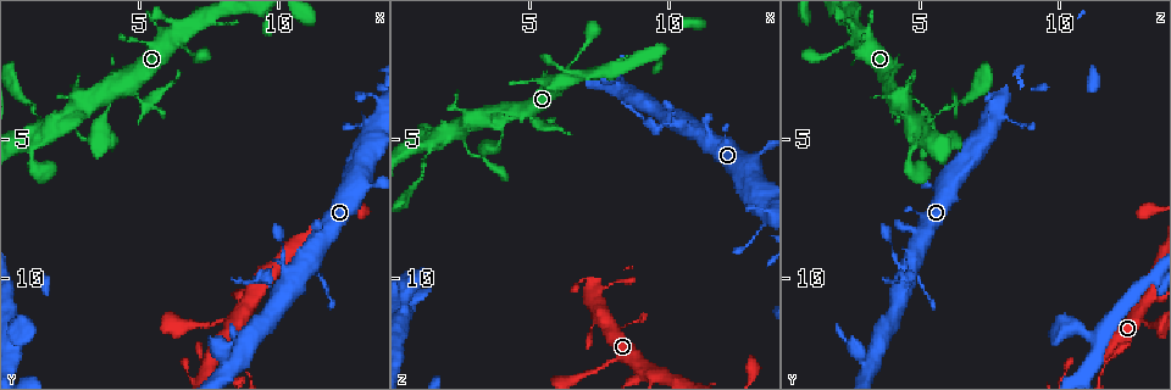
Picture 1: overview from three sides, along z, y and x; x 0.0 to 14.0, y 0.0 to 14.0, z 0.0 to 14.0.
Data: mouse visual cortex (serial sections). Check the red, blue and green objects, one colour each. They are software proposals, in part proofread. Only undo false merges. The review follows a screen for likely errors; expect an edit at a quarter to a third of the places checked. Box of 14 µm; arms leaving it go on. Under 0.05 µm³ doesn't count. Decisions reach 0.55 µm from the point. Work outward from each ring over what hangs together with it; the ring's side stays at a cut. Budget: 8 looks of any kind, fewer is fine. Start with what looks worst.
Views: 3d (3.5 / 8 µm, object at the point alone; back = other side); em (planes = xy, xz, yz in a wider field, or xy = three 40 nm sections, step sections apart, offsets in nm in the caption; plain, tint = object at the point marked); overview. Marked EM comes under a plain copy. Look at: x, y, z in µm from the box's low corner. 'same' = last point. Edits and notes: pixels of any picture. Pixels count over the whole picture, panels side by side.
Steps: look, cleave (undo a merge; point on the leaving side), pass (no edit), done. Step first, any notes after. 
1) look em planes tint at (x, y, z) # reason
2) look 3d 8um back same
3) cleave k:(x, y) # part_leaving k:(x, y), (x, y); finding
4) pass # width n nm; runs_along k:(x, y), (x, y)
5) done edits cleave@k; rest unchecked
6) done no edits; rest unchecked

look 3d 3.5um at (5.1, 3.5, 4.3) # sharp bend

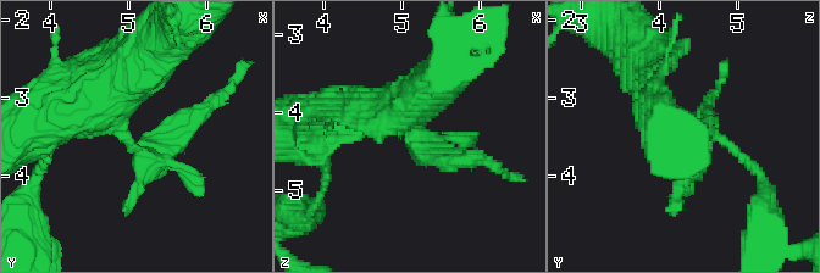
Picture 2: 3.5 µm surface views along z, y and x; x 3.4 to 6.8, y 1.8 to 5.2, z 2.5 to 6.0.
look em xy step 2 tint at (5.05, 3.65, 4.20) # need the tissue

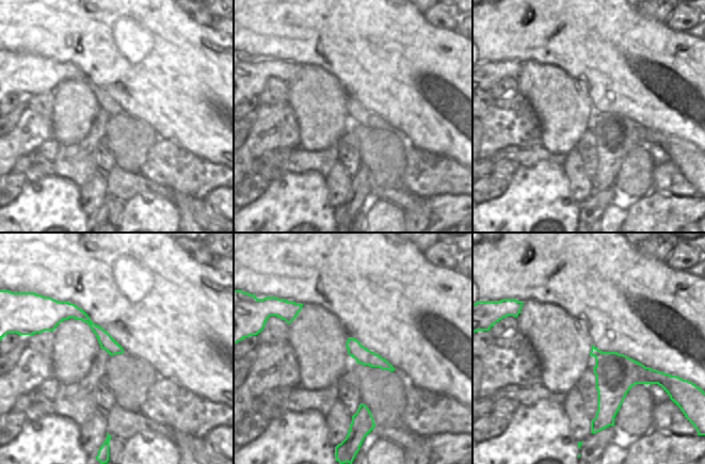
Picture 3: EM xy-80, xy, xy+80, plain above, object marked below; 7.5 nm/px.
cleave 2:(155, 134) # part_leaving 2:(126, 138), (144, 157), (209, 105); two cells meet here

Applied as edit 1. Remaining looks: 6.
look 3d 3.5um at (8.2, 12.7, 11.7) # abrupt turn

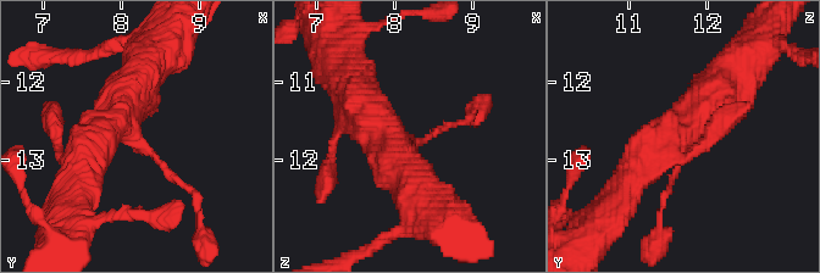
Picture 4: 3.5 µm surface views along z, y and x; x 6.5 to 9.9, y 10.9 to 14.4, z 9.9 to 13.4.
look em planes tint at (8.15, 12.70, 11.80) # now the EM

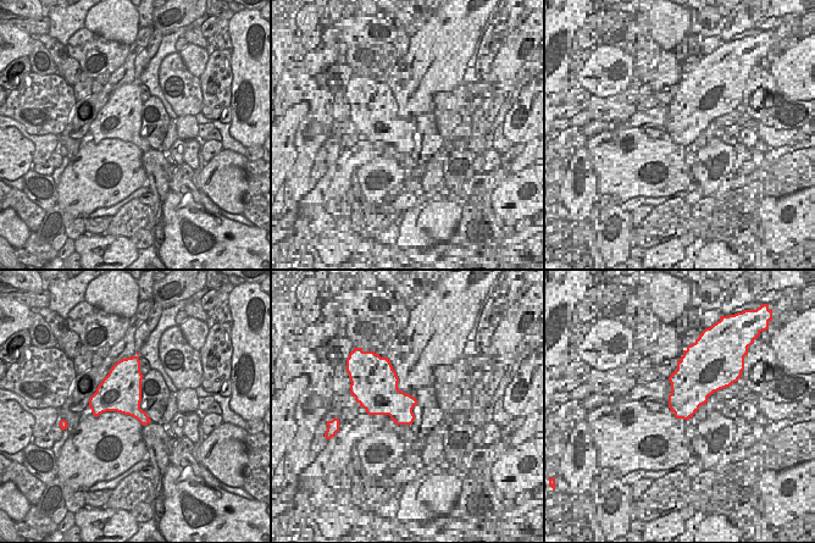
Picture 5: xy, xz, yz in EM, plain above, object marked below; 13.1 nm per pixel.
look em xy step 1 tint same

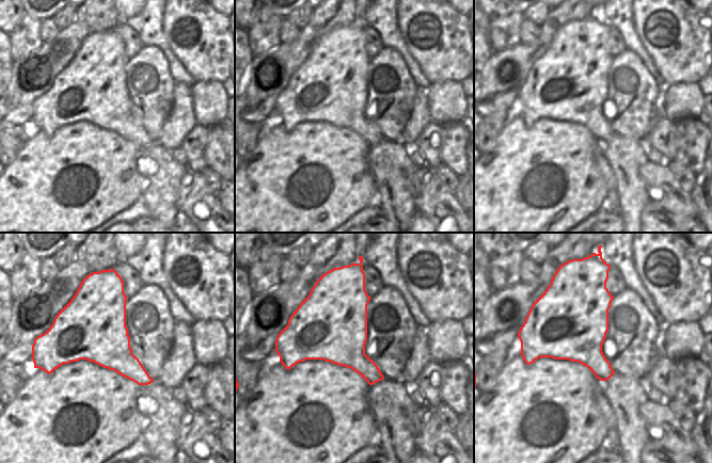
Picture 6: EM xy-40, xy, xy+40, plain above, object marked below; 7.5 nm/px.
pass # runs_along 4:(712, 99), (654, 146), (614, 207); all the same cell

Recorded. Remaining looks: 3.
look 3d 3.5um at (9.9, 10.4, 4.4) # abrupt turn

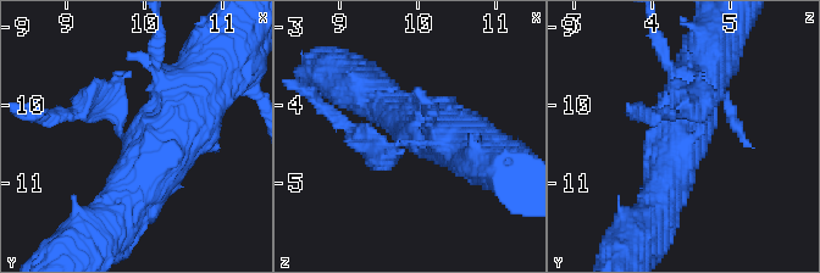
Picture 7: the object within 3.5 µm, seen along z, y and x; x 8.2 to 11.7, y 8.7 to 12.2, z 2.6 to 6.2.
look em xy step 2 tint at (9.85, 10.45, 4.40)

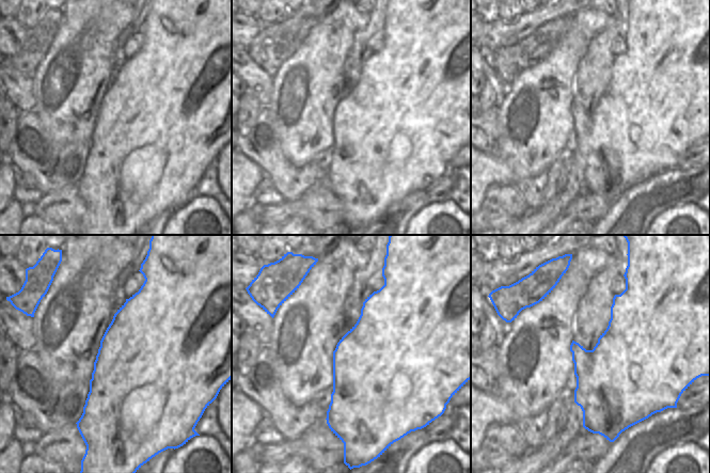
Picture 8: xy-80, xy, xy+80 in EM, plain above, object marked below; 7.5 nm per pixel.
look em xy step 3 tint same # another direction

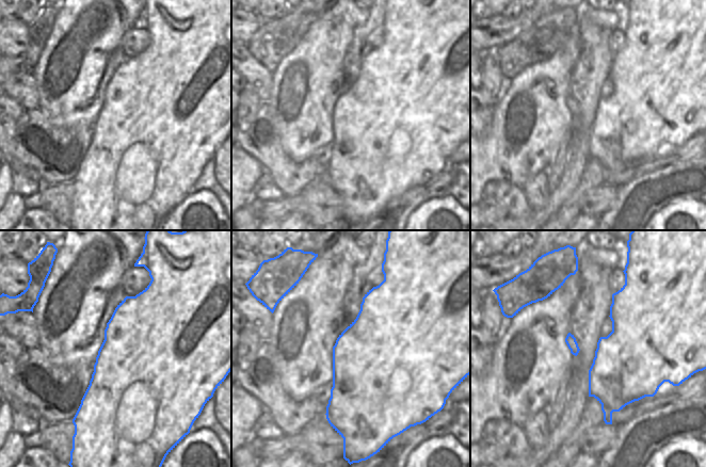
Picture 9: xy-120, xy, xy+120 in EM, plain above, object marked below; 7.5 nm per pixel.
cleave 7:(115, 90) # border 9:(576, 341), (576, 344), (570, 349); two cells meet here

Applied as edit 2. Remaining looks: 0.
done edits cleave@2, cleave@7; rest unchecked

